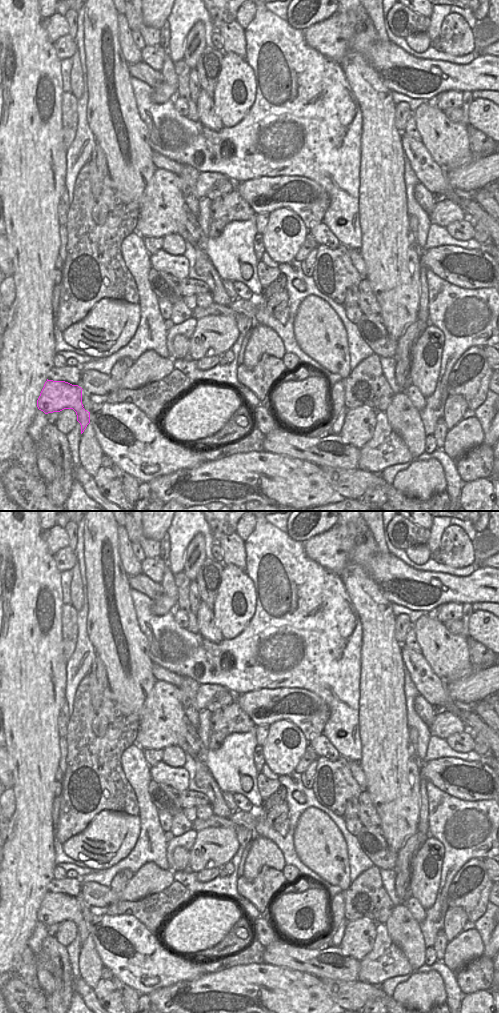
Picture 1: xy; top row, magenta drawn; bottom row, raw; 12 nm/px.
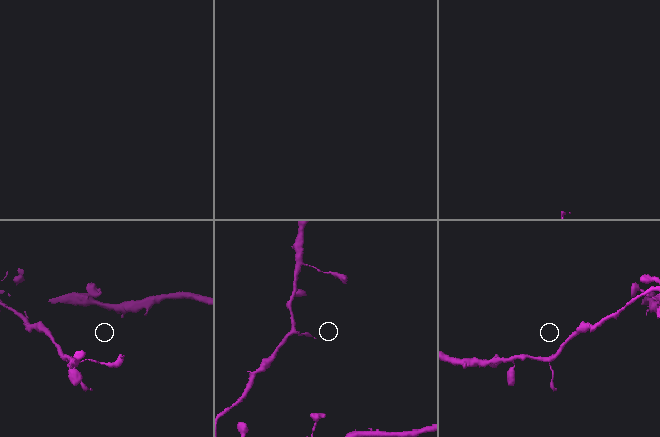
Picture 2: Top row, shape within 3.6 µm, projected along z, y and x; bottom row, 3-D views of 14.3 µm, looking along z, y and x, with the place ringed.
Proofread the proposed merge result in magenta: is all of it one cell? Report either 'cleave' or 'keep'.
cleave

